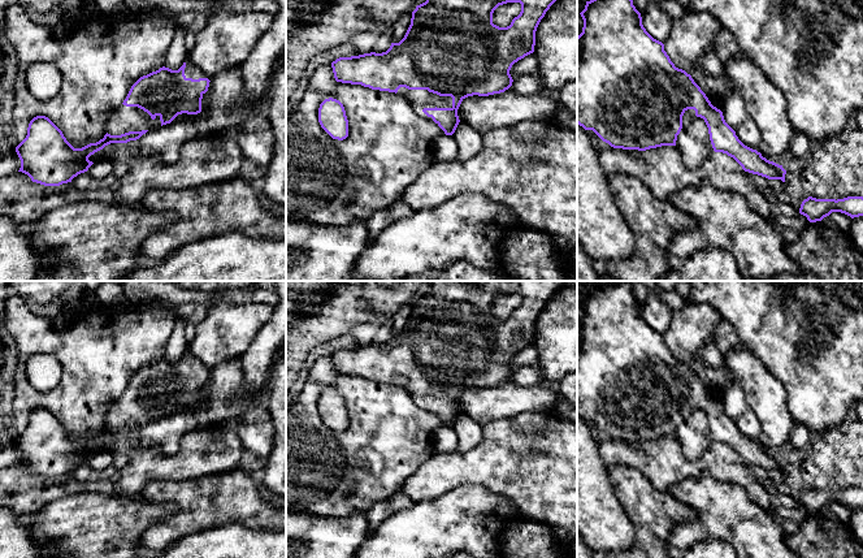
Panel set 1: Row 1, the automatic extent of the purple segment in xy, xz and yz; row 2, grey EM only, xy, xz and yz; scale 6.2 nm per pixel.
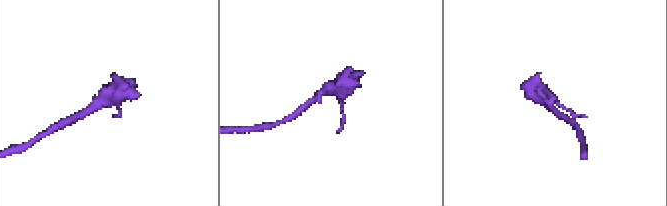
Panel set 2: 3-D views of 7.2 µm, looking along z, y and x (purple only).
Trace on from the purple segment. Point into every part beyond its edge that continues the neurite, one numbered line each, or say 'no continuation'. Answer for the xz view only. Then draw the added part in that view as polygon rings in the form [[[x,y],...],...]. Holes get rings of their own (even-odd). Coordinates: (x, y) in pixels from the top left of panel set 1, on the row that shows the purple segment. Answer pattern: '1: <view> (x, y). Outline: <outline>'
1: xz (421, 99). Outline: [[[400,87],[398,92],[400,96],[406,98],[409,103],[413,104],[413,111],[416,114],[433,121],[432,117],[428,117],[422,109],[424,108],[452,108],[451,96],[439,96],[437,94],[429,92],[428,90],[408,90]]]

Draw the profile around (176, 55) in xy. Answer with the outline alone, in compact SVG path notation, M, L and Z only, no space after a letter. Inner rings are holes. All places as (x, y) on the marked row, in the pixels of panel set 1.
M177 26L173 42L168 48L164 59L164 66L172 70L178 70L187 59L187 48L185 46L186 29Z

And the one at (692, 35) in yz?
M686 12L681 18L673 20L672 30L663 43L675 66L690 74L711 104L720 111L737 88L725 72L720 77L707 73L702 56L714 52L715 36L721 29L721 23L710 13Z

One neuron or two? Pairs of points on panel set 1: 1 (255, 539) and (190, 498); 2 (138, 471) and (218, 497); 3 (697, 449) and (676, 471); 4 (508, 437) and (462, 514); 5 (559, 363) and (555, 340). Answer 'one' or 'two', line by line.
1: two
2: two
3: two
4: two
5: one

